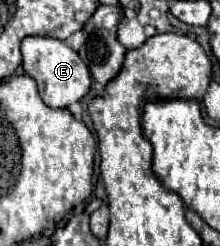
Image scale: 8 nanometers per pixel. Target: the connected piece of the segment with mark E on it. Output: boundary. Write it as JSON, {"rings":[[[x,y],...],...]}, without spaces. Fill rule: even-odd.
{"rings":[[[32,36],[22,40],[20,50],[22,50],[24,72],[36,80],[38,92],[50,108],[68,108],[72,102],[78,102],[88,94],[90,70],[86,62],[78,56],[78,52],[74,52],[62,40]]]}

